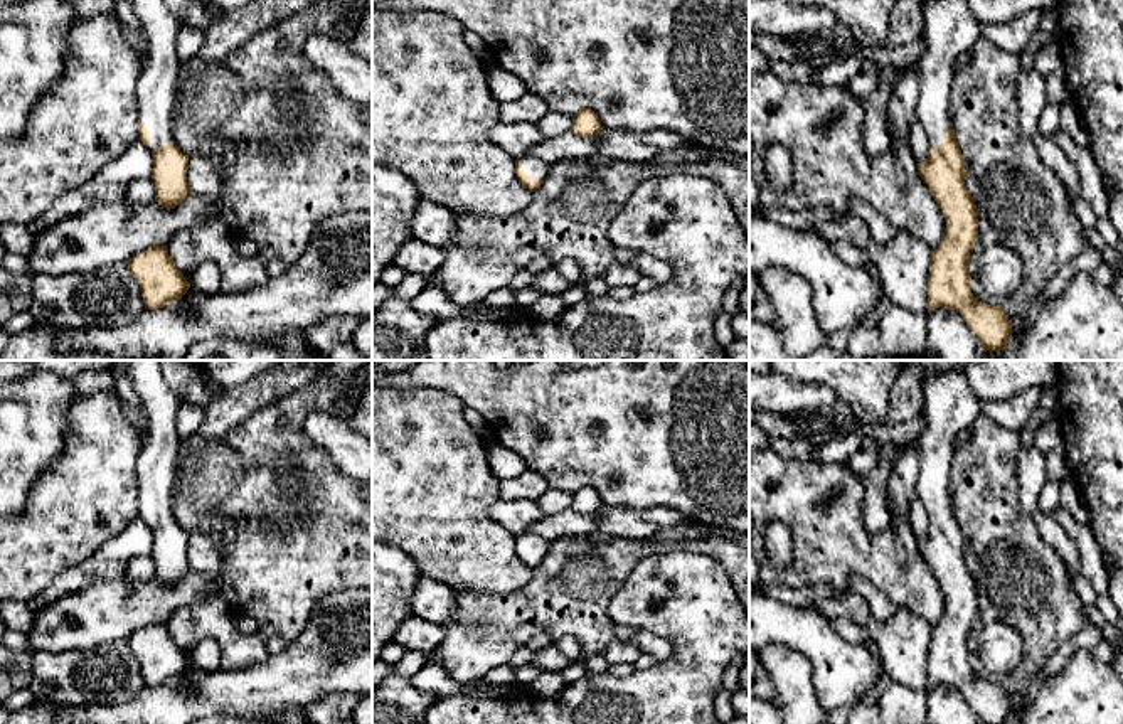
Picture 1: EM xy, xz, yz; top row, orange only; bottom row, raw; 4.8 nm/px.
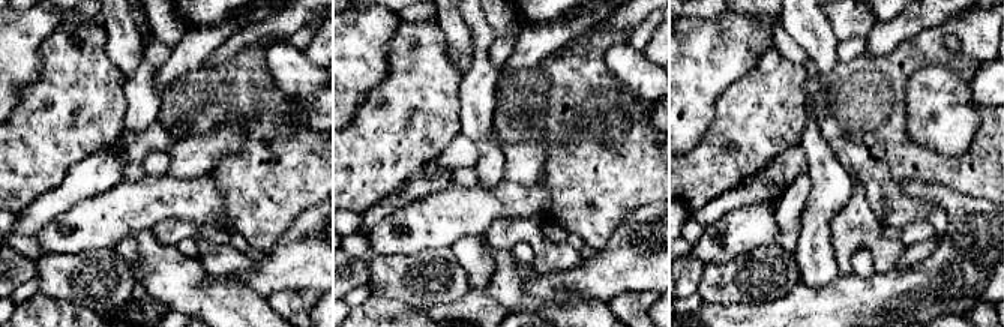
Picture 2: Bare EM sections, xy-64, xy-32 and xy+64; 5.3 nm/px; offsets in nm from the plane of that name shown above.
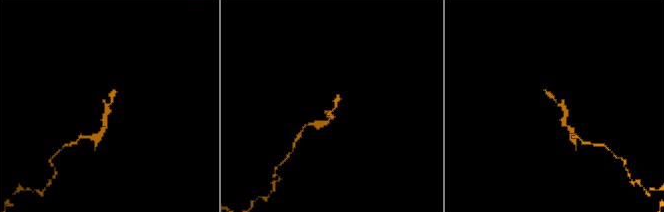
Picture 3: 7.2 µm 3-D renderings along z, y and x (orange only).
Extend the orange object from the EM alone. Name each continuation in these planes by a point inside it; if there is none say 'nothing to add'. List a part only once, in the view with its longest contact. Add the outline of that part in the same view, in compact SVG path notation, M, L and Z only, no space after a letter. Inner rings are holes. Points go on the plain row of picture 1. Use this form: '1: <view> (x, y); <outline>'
1: yz (950, 404); M953 365L928 377L923 413L928 428L916 443L921 455L916 497L933 524L943 520L943 508L950 500L955 439L982 416L982 411L966 374Z

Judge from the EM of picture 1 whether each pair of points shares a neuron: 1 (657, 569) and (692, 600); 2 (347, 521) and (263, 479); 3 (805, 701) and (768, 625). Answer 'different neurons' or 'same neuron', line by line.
1: same neuron
2: same neuron
3: different neurons

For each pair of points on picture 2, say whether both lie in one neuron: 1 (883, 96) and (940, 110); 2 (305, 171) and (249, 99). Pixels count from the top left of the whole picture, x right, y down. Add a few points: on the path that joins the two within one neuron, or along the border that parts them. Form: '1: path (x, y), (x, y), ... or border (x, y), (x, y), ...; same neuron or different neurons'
1: border (919, 69), (910, 77), (907, 84), (907, 137); different neurons
2: path (287, 153), (270, 134), (267, 117); same neuron

